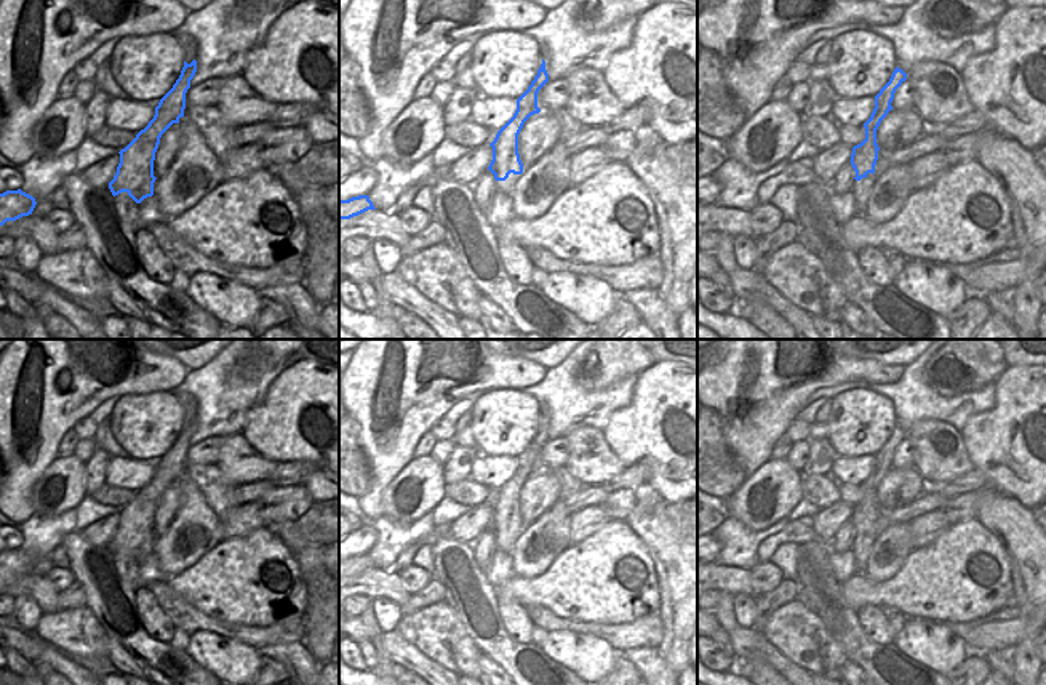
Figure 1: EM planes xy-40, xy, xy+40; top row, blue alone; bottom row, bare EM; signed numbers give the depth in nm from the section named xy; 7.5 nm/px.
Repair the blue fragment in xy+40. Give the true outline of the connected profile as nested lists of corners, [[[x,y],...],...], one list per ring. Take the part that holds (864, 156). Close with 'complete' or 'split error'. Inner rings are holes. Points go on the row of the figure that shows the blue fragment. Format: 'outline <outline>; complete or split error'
outline [[[896,67],[889,82],[880,90],[875,96],[875,109],[870,118],[864,123],[865,139],[852,147],[851,165],[856,171],[856,181],[867,178],[868,173],[875,173],[875,165],[878,160],[878,144],[876,144],[876,130],[881,120],[892,110],[892,99],[896,90],[907,80],[907,74]]]; complete

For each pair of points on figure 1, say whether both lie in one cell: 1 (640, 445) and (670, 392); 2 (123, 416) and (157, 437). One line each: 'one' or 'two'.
1: one
2: one

